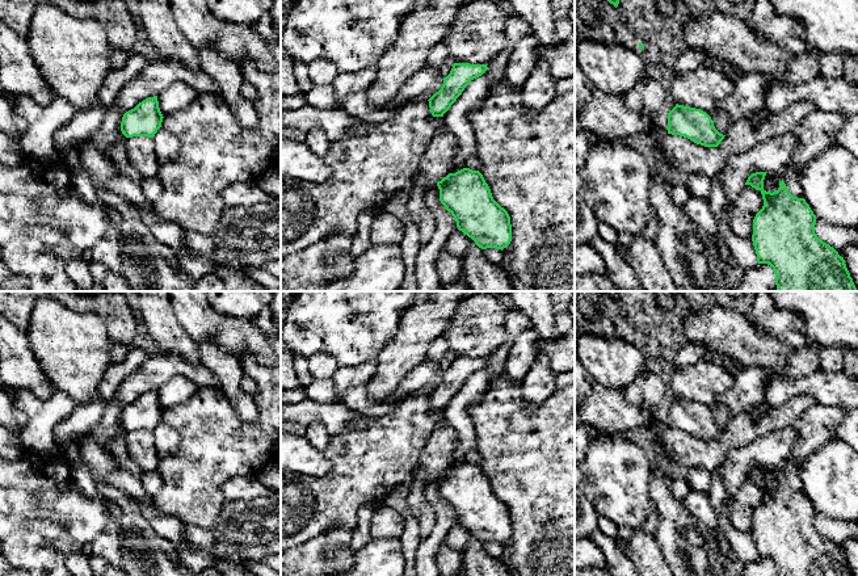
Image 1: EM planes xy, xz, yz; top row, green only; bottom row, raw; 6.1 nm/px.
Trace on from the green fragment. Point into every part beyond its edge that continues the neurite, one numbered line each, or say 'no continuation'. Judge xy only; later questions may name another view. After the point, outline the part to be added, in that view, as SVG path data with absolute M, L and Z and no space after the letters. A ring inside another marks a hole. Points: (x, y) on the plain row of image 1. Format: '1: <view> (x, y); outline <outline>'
no continuation

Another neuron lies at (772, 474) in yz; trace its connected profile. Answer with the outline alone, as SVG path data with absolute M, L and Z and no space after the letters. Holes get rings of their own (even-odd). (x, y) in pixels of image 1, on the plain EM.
M767 464L764 474L764 484L777 485L779 476L783 474L783 464Z

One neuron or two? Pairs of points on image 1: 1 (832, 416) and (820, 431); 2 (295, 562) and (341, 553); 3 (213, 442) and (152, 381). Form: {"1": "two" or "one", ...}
{"1": "one", "2": "one", "3": "two"}

